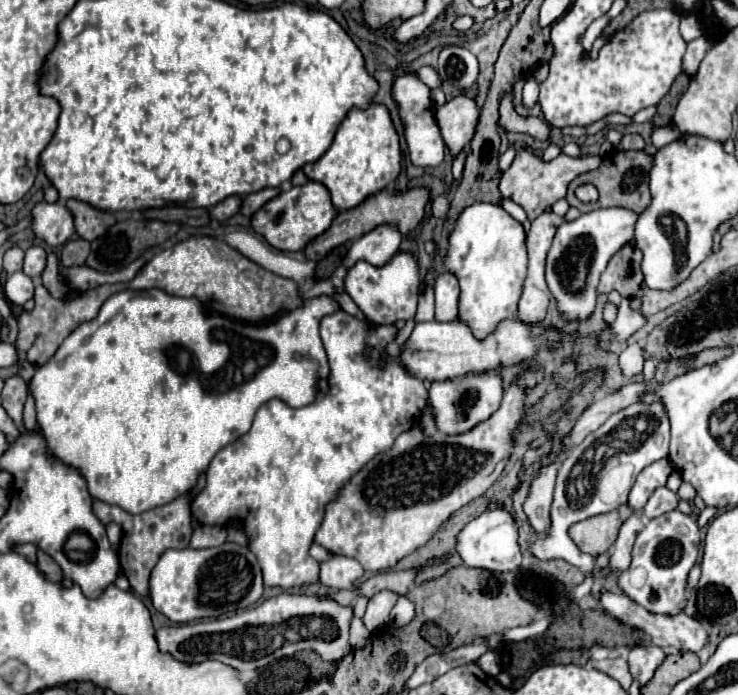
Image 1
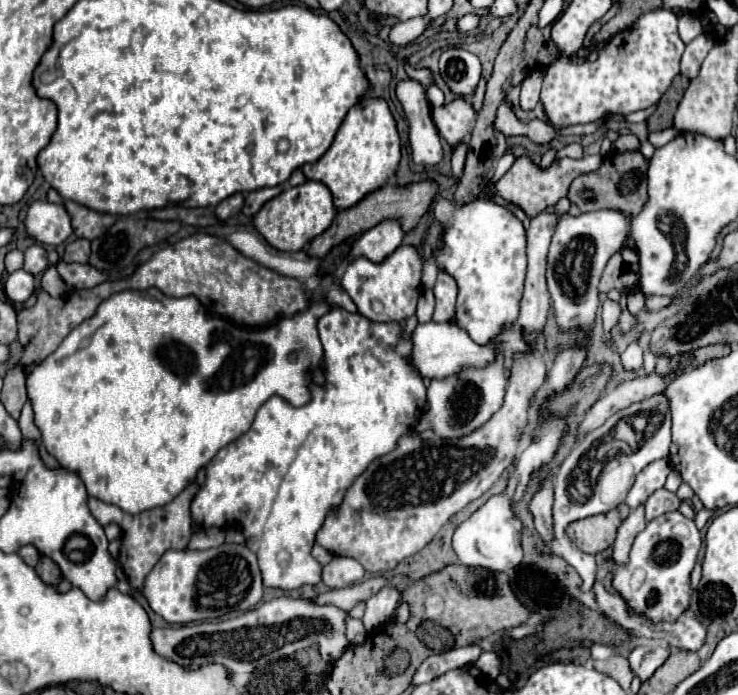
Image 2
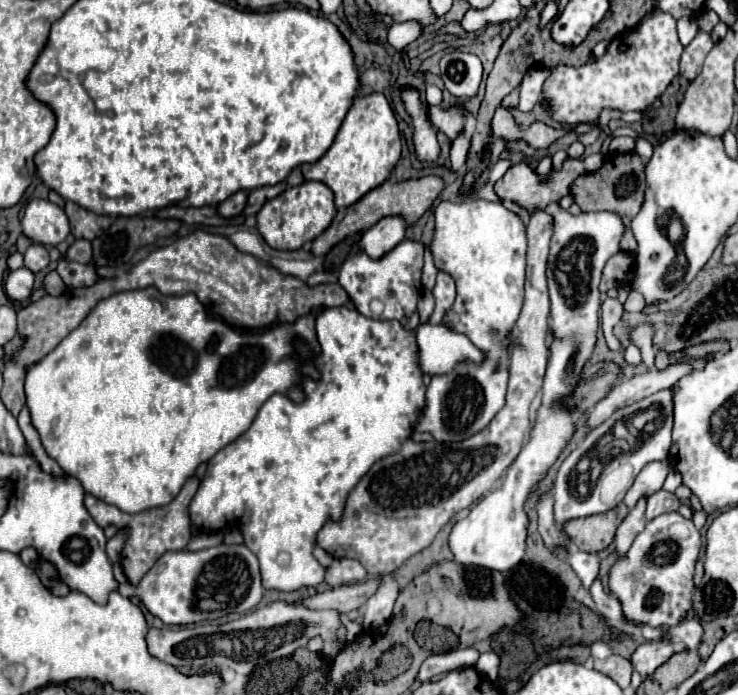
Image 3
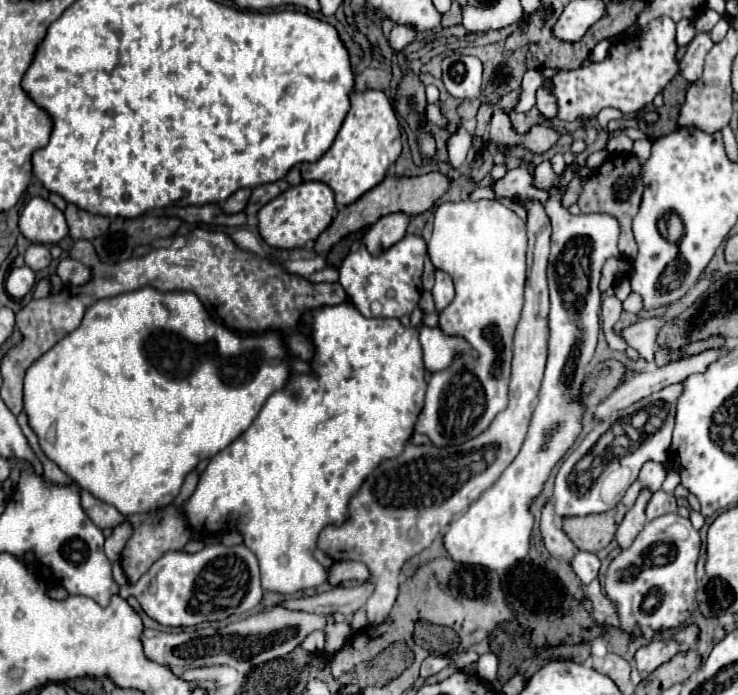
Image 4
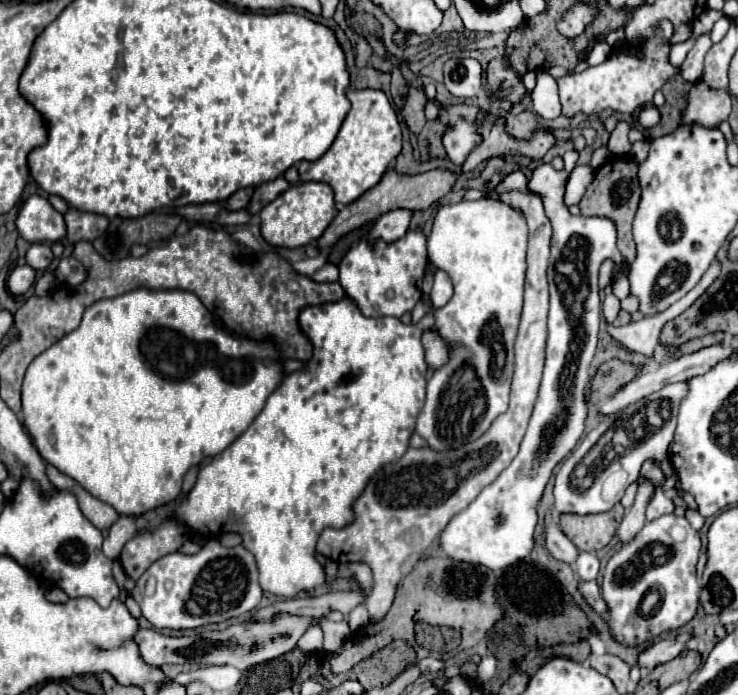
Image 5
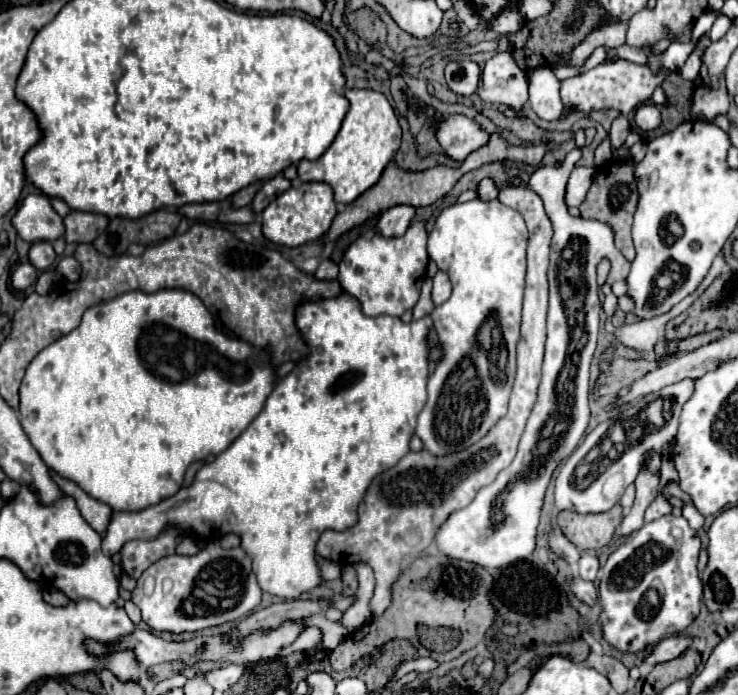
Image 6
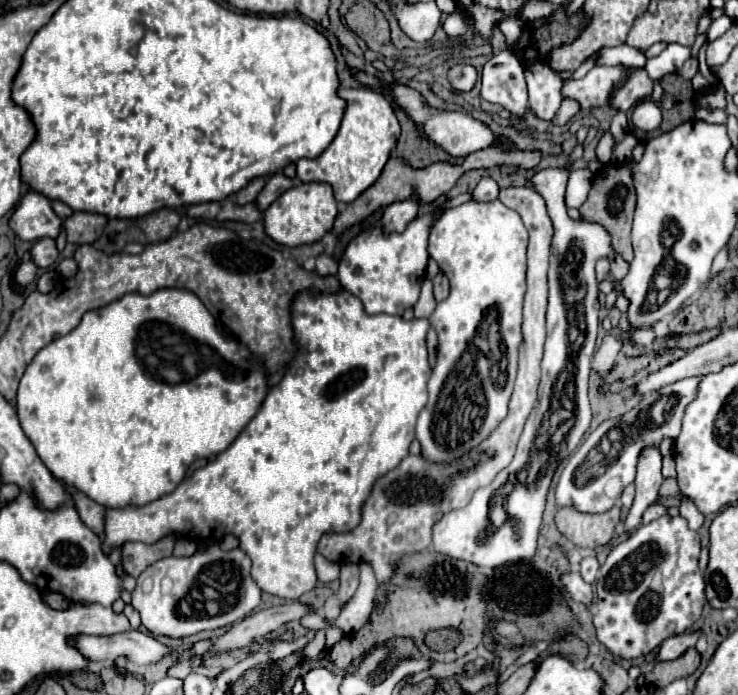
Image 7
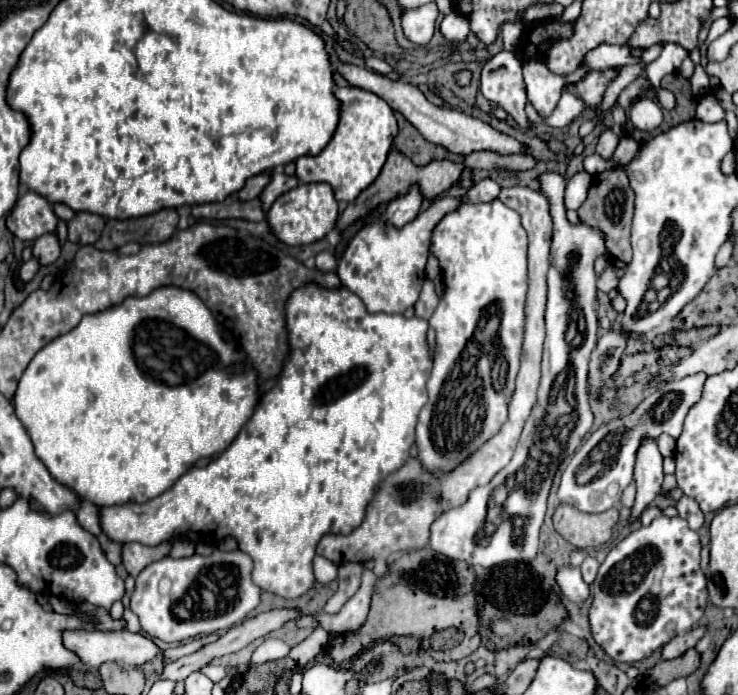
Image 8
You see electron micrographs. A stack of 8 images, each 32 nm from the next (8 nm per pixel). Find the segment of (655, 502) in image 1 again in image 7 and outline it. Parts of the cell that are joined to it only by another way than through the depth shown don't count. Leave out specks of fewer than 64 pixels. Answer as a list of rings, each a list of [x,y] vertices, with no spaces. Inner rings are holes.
[[[652,504],[646,512],[644,512],[644,516],[642,516],[642,524],[650,524],[652,520],[656,520],[656,518],[660,518],[660,516],[664,516],[666,514],[666,508],[662,506],[662,504]]]

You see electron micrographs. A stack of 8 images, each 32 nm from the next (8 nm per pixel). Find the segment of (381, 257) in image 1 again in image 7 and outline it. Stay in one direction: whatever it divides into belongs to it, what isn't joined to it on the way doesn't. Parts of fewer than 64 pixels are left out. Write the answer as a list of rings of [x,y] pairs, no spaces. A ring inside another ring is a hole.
[[[416,196],[392,202],[382,216],[384,232],[402,232],[406,224],[418,216],[418,206],[420,206],[420,200]]]

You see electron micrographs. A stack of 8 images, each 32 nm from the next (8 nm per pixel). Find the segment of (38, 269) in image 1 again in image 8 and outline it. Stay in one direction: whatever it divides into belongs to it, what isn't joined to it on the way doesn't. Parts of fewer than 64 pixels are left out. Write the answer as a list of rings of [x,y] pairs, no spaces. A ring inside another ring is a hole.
[[[48,232],[34,242],[34,256],[40,260],[42,266],[52,264],[60,256],[60,242],[56,232]]]

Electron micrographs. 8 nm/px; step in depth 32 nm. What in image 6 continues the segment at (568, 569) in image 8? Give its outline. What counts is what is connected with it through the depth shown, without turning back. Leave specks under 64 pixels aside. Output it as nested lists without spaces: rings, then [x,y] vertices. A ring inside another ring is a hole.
[[[574,576],[572,582],[570,582],[570,590],[574,592],[574,596],[578,600],[586,602],[588,606],[596,606],[598,604],[598,592],[596,592],[592,582],[586,582],[586,580],[580,580],[578,576]]]

